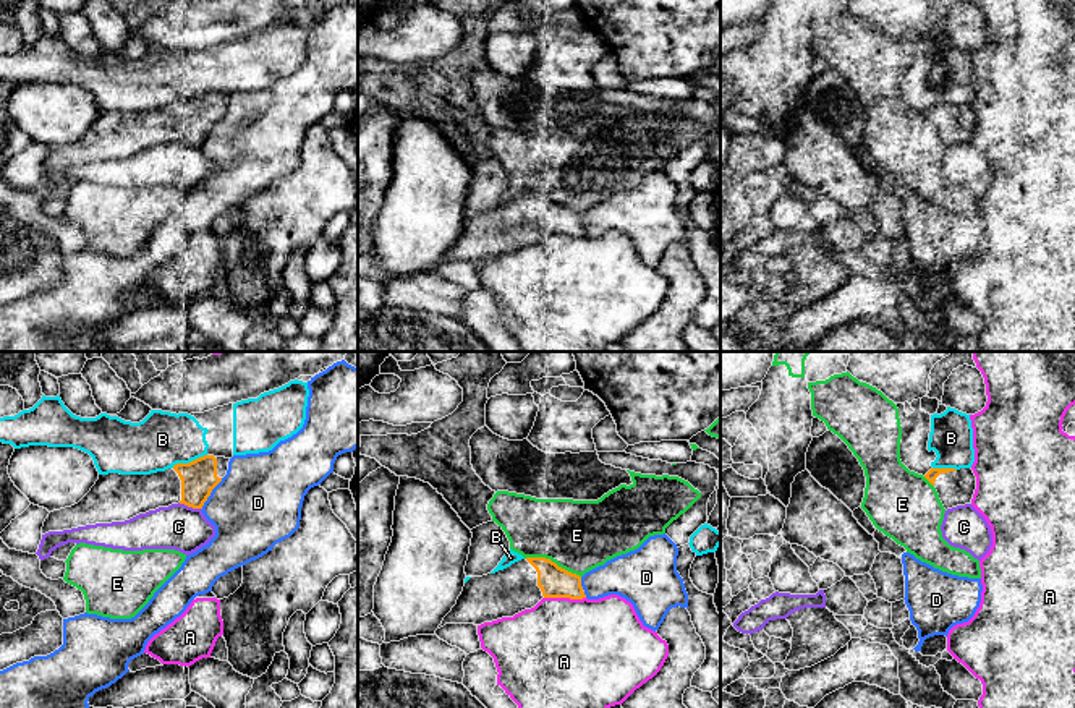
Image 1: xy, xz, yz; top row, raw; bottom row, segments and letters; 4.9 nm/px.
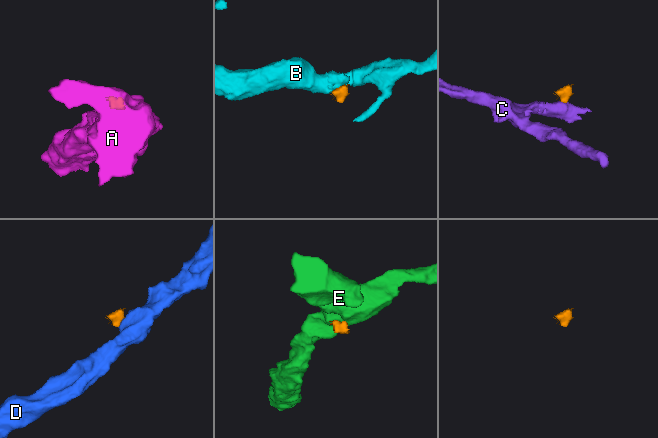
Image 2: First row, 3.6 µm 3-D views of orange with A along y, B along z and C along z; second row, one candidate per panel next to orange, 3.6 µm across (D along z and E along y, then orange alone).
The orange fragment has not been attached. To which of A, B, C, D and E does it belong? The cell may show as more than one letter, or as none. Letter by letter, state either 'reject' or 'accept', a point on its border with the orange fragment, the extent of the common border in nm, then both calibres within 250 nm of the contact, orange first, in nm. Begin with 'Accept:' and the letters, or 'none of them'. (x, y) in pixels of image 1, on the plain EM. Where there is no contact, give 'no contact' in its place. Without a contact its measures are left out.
Accept: none of them
A: reject | xz (565, 234) | 200 nm | 160/480 nm
B: reject | xy (190, 99) | 190 nm | 180/280 nm
C: reject | xy (190, 143) | 120 nm | 180/220 nm
D: reject | xy (209, 132) | 190 nm | 180/440 nm
E: reject | xz (551, 198) | 300 nm | 160/360 nm

